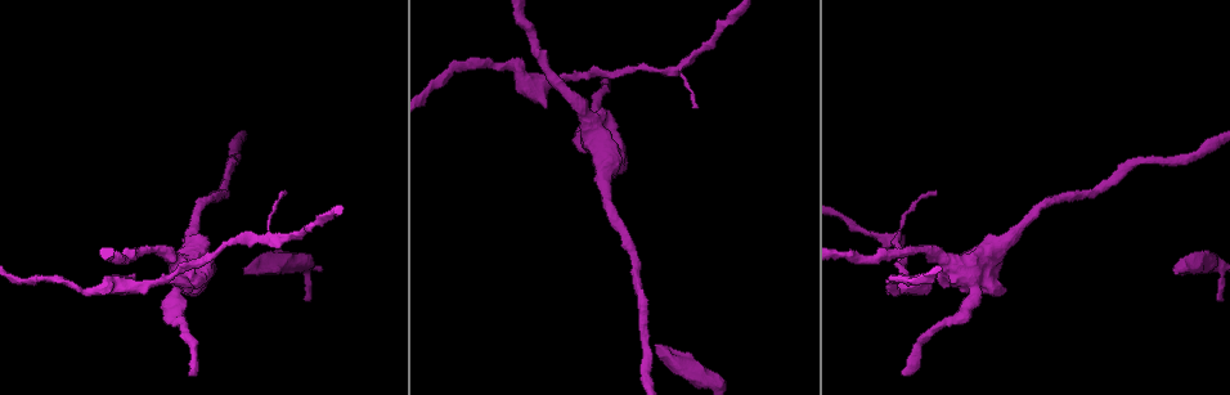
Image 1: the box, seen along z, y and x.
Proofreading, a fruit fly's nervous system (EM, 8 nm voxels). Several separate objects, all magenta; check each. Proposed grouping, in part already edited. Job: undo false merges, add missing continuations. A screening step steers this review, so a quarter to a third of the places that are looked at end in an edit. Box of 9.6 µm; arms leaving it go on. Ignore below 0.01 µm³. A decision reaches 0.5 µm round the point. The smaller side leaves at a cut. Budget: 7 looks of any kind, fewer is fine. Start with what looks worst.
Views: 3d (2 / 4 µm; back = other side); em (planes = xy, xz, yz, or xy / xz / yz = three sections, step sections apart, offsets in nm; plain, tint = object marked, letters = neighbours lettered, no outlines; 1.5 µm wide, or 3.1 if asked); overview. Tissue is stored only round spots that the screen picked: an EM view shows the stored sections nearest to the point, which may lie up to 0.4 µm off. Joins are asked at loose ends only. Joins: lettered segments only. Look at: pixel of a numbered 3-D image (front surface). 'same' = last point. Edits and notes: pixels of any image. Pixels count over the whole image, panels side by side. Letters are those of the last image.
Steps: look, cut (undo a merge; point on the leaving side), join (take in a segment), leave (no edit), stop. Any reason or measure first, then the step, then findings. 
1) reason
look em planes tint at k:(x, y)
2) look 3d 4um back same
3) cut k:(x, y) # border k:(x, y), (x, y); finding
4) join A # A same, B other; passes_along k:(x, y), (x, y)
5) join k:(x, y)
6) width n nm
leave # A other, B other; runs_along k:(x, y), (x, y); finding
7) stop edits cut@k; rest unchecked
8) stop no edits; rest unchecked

an open end
look 3d 4um at 1:(905, 375)

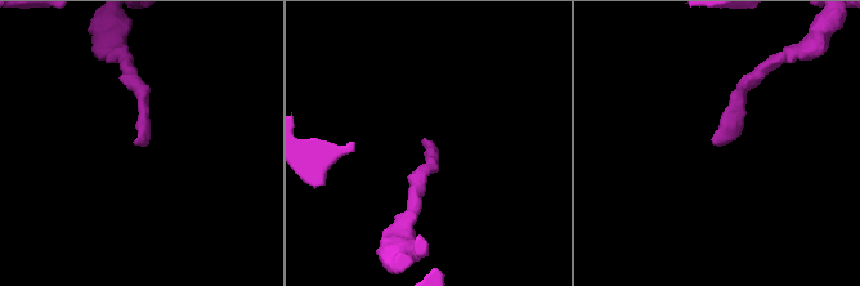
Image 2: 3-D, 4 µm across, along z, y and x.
look em xz step 8 letters at 2:(714, 141)

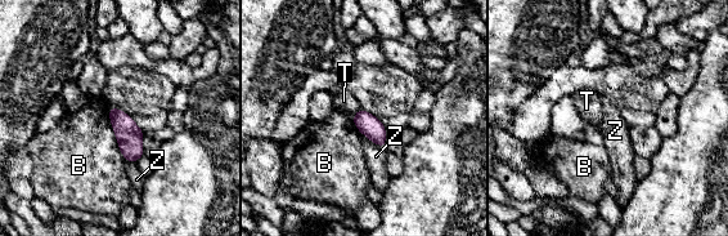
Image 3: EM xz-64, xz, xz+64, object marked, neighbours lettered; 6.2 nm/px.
cut it another way
look em planes letters same

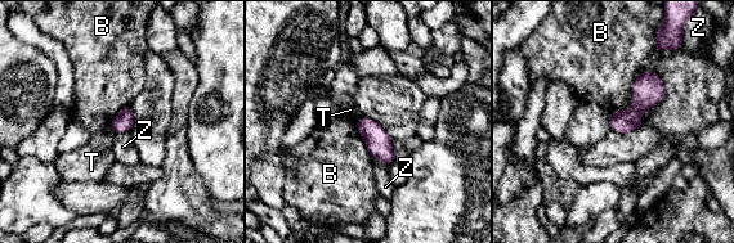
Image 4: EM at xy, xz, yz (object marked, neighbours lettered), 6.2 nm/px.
longest_contact B 380 nm
leave # B other, T other, Z other; border 4:(640, 126), (627, 133), (612, 131); none of them fits

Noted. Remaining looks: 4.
thick end
look em xy step 8 letters at 1:(244, 273)

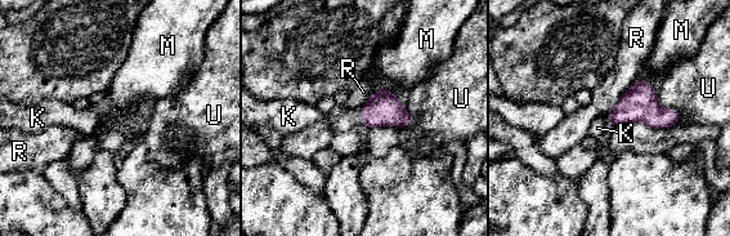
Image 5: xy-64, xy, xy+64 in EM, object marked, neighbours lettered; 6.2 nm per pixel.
look em xz step 8 letters same

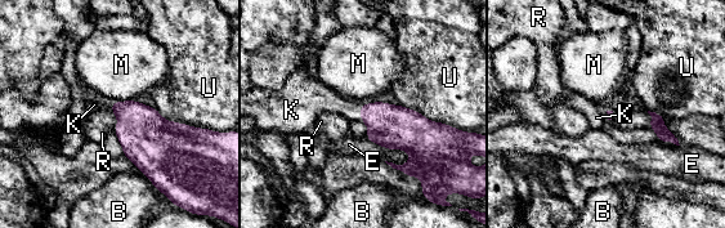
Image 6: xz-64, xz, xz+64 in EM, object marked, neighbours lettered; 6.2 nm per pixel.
join K # B other, E other, K same, M other, R other, U other; it goes on there

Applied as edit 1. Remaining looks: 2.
stop edits join@6; rest unchecked

